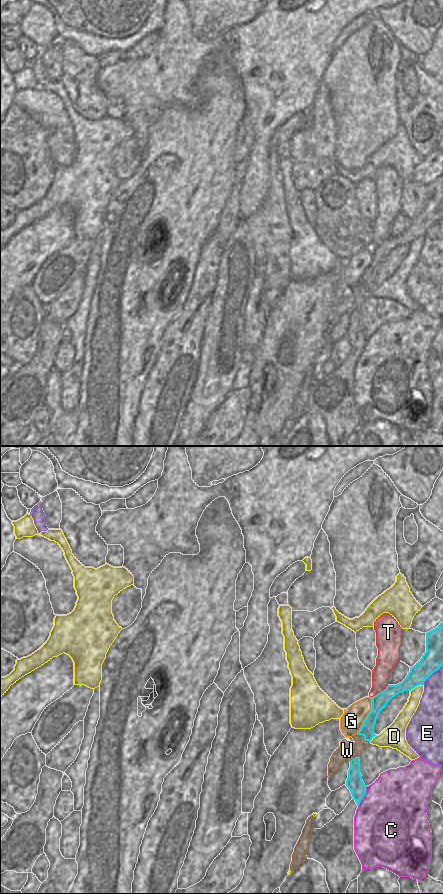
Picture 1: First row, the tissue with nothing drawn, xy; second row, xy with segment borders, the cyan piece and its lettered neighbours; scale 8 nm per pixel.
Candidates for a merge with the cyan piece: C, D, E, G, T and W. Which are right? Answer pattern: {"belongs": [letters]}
{"belongs": []}

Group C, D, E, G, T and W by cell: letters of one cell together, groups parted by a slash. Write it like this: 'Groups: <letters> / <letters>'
Groups: C / D / E / G / T / W.

